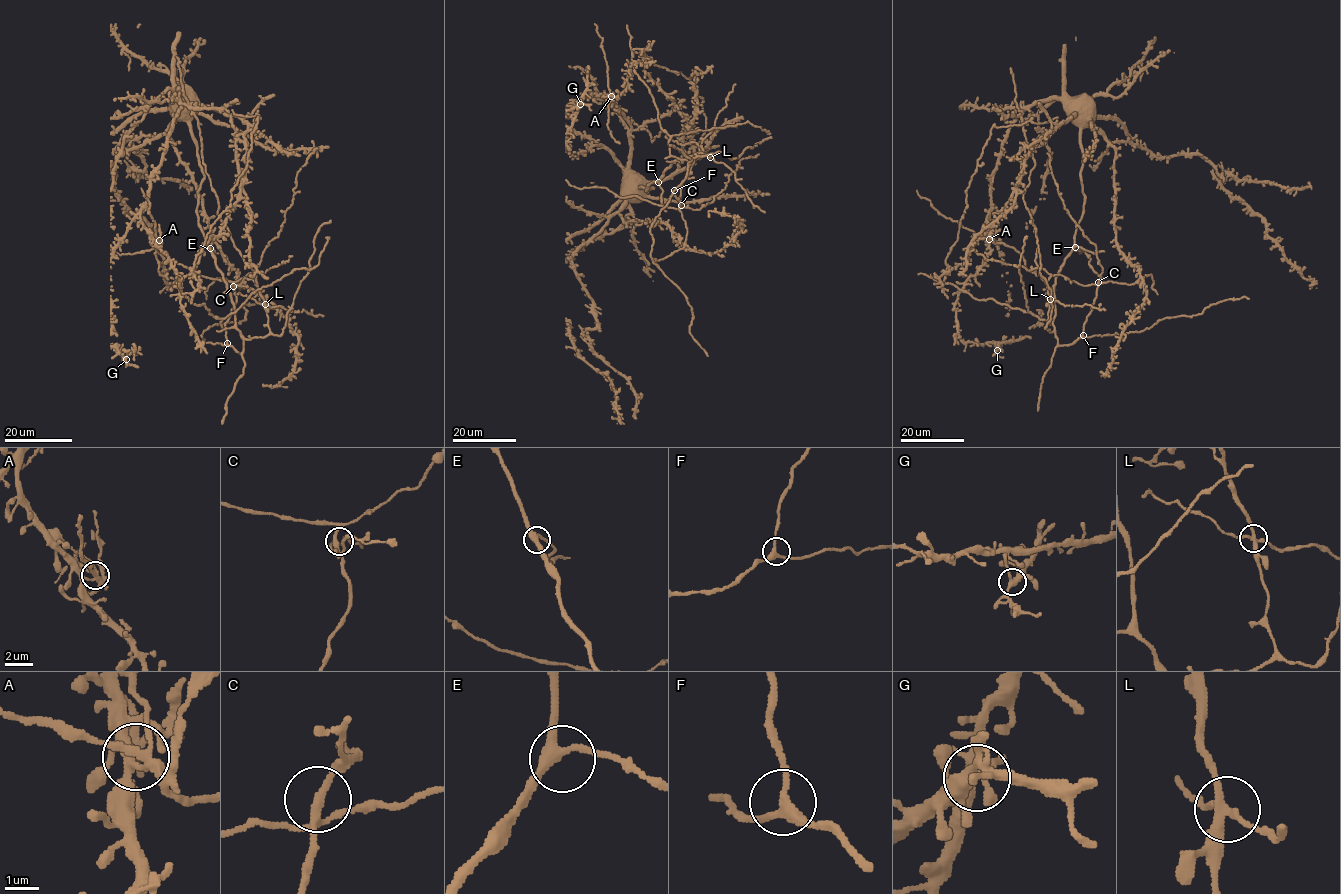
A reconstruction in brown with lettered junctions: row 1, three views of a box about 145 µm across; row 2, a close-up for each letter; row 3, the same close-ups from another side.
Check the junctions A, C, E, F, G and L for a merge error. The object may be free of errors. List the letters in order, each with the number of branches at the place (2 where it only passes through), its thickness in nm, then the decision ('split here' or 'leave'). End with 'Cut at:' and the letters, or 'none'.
A: branches 4; calibre 240 nm; leave
C: branches 4; calibre 240 nm; leave
E: branches 3; calibre 320 nm; leave
F: branches 3; calibre 240 nm; leave
G: branches 4; calibre 320 nm; leave
L: branches 4; calibre 260 nm; split here
Cut at: L

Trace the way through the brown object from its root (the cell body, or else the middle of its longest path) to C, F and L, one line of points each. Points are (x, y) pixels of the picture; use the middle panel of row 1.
C: (678, 161), (669, 176), (643, 183), (619, 215), (625, 222), (664, 222), (686, 247), (681, 205)
F: (678, 161), (669, 176), (640, 187), (653, 187), (647, 191), (675, 161), (685, 159), (687, 176), (674, 190)
L: (678, 161), (647, 181), (629, 167), (630, 133), (646, 129), (651, 142), (666, 131), (710, 157)

